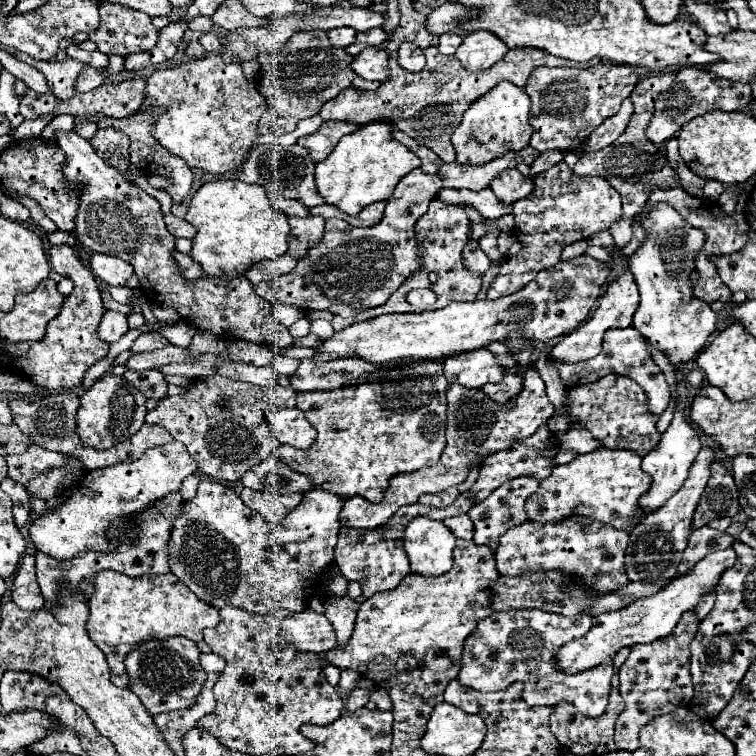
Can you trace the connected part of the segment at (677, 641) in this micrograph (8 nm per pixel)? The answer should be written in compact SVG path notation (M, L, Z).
M694 610L684 612L676 624L678 634L666 636L666 640L656 640L654 644L636 644L622 664L620 676L620 694L626 702L624 712L618 716L624 734L636 736L630 742L638 742L638 732L646 726L652 718L674 712L680 706L688 706L694 696L694 684L690 676L690 642L698 632L698 616Z

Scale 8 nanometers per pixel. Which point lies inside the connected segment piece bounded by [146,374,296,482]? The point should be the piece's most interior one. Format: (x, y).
(224, 442)

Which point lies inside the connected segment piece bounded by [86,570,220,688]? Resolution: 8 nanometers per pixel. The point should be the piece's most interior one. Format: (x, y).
(124, 612)

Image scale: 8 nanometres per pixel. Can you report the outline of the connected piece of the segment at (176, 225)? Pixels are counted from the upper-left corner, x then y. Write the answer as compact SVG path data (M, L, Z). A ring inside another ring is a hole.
M166 214L164 222L166 222L166 230L170 234L182 236L182 238L194 238L194 228L190 228L190 224L186 224L184 218L178 218L174 214Z

